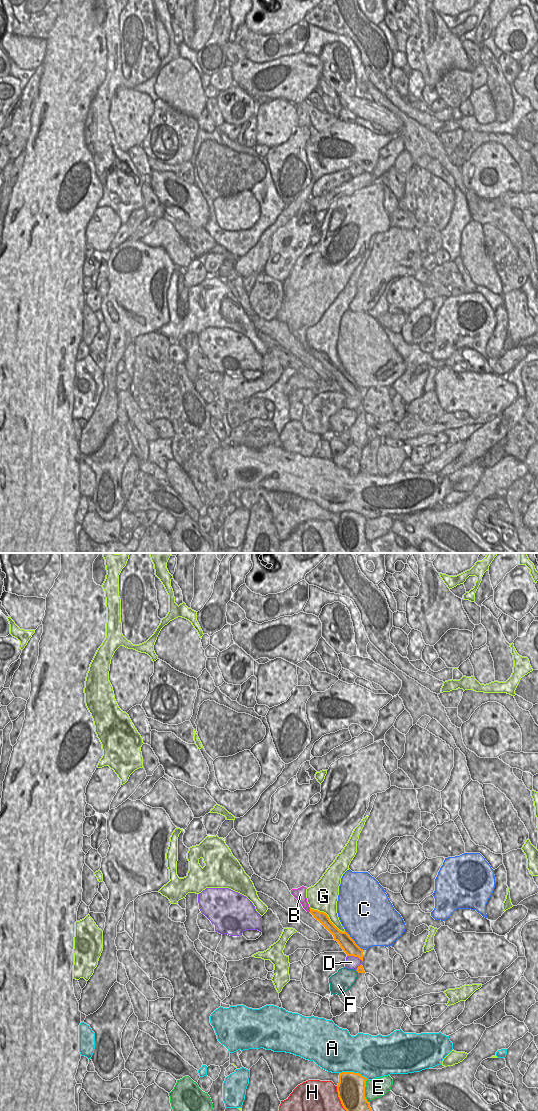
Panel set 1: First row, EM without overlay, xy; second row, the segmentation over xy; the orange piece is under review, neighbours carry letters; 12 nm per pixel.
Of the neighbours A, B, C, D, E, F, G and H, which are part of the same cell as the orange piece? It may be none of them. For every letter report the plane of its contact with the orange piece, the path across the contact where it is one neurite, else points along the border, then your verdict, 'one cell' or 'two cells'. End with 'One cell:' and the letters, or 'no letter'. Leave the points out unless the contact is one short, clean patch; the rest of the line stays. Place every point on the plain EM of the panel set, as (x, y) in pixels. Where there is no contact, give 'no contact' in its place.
A: xy | two cells
B: xy | across xy (322, 357), (310, 350), (305, 345), (300, 334) | one cell
C: xy | along xy (345, 370), (363, 390) | two cells
D: xy | along xy (347, 395), (353, 395), (362, 400) | two cells
E: xy | two cells
F: xy | along xy (355, 410), (358, 412) | two cells
G: xy | two cells
H: xy | two cells
One cell: B

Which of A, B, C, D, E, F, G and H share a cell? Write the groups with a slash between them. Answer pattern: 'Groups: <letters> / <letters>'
Groups: A / B / C / D / E / F / G / H.

